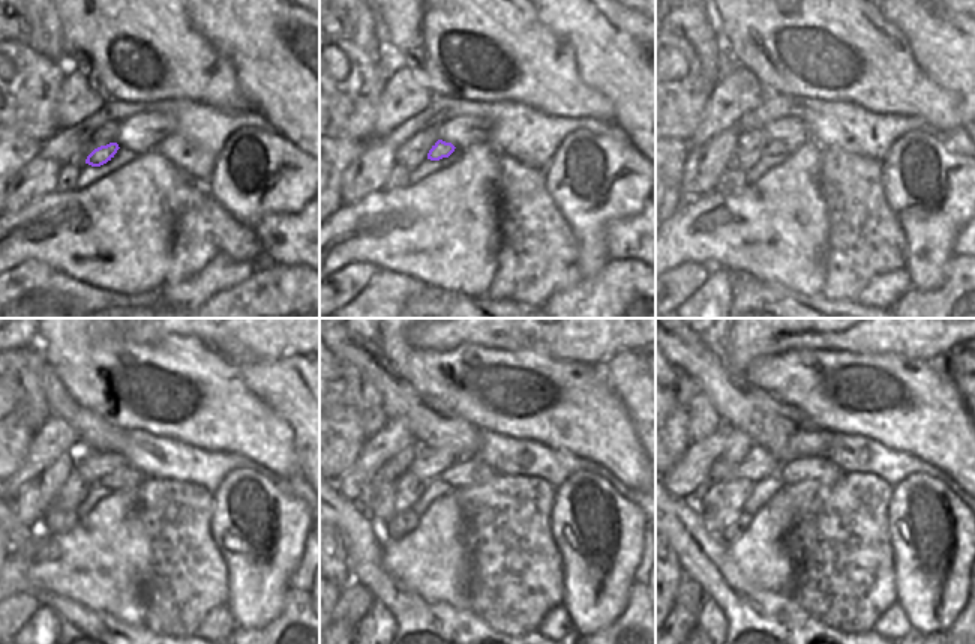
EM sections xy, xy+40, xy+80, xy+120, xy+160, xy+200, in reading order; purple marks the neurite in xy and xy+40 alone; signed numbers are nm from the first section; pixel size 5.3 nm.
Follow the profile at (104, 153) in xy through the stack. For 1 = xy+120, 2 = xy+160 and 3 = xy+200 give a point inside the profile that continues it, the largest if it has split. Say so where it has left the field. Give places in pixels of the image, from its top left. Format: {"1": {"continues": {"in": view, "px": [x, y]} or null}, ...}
{"1": {"continues": {"in": "xy+120", "px": [128, 476]}}, "2": {"continues": {"in": "xy+160", "px": [465, 472]}}, "3": {"continues": {"in": "xy+200", "px": [815, 467]}}}

